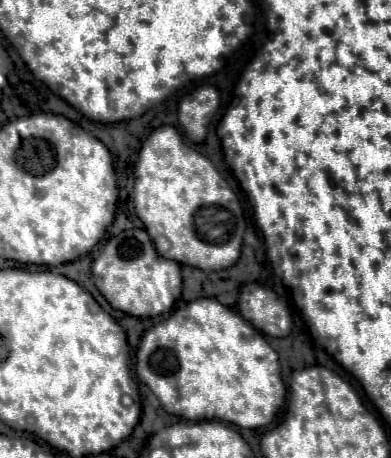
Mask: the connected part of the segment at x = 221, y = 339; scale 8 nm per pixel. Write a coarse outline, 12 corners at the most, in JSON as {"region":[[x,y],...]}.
{"region":[[194,300],[140,340],[168,414],[260,428],[278,354],[236,310]]}

